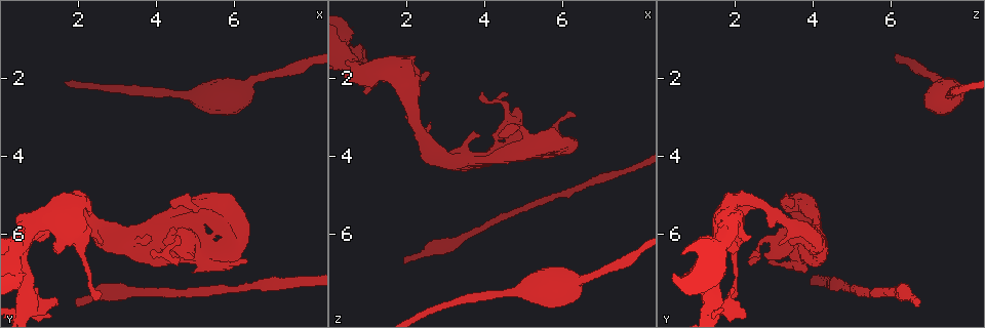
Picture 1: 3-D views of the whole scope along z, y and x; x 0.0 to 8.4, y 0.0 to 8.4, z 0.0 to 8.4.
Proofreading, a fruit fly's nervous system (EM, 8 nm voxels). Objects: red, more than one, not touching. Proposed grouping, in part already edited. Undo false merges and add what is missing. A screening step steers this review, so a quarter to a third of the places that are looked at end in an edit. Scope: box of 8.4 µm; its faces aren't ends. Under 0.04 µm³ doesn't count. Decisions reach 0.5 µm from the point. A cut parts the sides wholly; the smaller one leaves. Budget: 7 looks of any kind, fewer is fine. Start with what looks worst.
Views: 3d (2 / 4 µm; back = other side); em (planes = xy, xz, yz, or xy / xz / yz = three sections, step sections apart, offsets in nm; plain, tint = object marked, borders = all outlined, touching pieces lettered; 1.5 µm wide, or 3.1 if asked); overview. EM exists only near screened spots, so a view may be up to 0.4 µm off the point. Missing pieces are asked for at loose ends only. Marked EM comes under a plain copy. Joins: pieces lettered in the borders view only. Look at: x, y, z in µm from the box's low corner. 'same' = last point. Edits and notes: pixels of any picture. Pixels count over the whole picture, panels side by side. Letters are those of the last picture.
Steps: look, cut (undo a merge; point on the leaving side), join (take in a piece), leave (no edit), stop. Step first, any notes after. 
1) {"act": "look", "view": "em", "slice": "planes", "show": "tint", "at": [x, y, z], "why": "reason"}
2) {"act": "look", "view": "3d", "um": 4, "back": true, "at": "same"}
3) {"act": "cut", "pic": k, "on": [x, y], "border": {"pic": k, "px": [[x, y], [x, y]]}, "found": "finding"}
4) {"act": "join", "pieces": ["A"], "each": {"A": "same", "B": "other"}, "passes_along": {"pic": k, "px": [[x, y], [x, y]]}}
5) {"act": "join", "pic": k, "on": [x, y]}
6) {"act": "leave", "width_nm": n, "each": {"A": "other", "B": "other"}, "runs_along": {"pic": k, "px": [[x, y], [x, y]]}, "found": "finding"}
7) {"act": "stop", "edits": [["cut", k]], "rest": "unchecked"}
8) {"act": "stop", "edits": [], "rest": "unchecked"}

{"act": "look", "view": "em", "slice": "xz", "step": 8, "show": "tint", "at": [1.40, 6.45, 2.05], "why": "free end"}

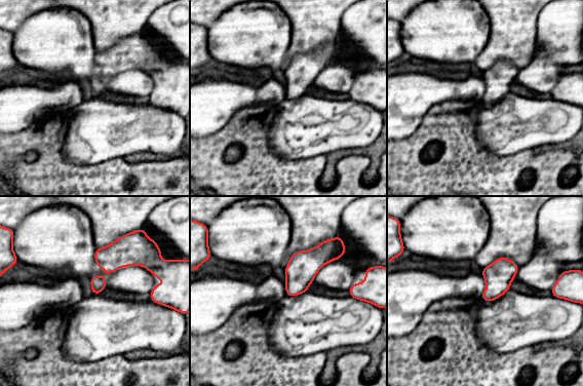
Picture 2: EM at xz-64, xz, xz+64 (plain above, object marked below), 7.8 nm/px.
{"act": "look", "view": "em", "slice": "planes", "show": "borders", "at": "same", "why": "cut it another way"}

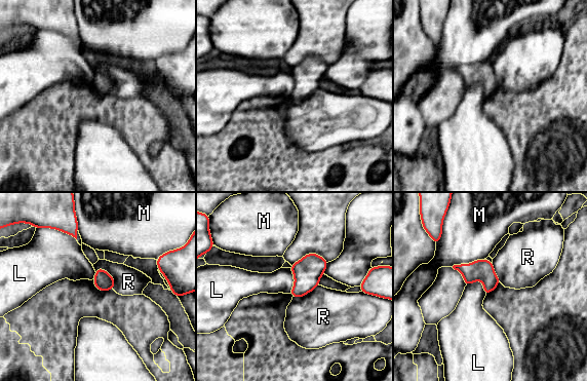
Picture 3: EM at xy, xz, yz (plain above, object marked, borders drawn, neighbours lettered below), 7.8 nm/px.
{"act": "leave", "each": {"L": "other", "M": "other", "R": "other"}, "found": "no lettered piece goes on from it"}

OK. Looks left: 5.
{"act": "look", "view": "em", "slice": "xz", "step": 8, "show": "borders", "at": [1.90, 7.75, 6.75], "why": "an open end"}

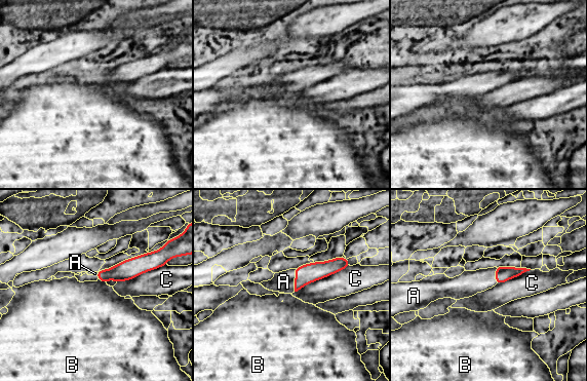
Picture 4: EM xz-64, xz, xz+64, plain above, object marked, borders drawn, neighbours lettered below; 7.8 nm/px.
{"act": "look", "view": "em", "slice": "planes", "show": "borders", "at": "same", "why": "cut it another way"}

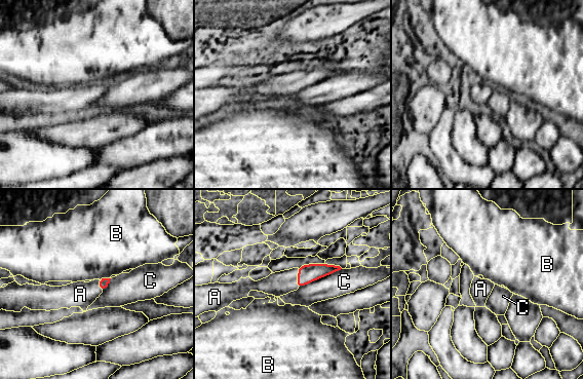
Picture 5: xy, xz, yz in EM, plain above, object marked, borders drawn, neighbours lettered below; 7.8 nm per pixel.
{"act": "join", "pieces": ["A"], "each": {"A": "same", "B": "other", "C": "other"}, "passes_along": {"pic": 5, "px": [[307, 273], [298, 278], [278, 283]]}, "found": "the neuron continues"}

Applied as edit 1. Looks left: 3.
{"act": "look", "view": "overview"}

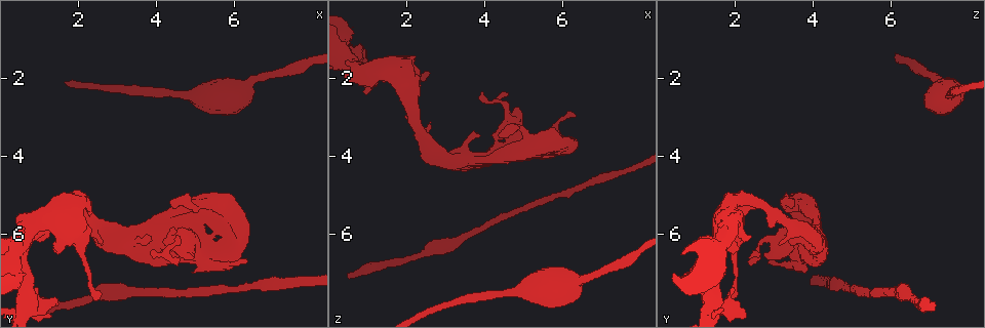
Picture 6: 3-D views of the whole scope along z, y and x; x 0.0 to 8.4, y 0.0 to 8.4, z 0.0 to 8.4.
{"act": "look", "view": "3d", "um": 2, "at": [3.05, 5.70, 3.95], "why": "branch stops here"}

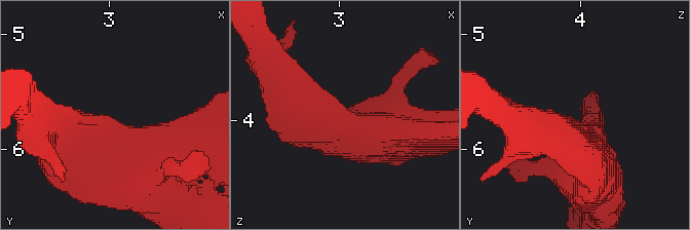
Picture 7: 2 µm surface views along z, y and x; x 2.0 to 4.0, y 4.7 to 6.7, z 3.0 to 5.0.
{"act": "look", "view": "em", "slice": "planes", "show": "borders", "at": [3.06, 5.76, 3.96]}

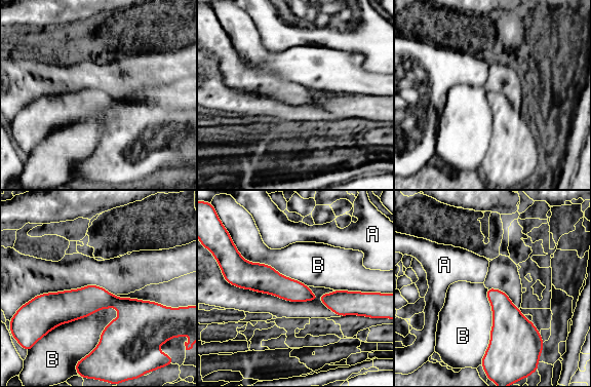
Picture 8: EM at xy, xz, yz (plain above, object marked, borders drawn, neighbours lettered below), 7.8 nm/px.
{"act": "leave", "each": {"A": "other", "B": "other"}, "runs_along": {"pic": 8, "px": [[235, 278], [264, 278], [311, 297], [356, 299]]}, "found": "none of them fits"}

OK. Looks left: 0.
{"act": "stop", "edits": [["join", 5]], "rest": "unchecked"}

